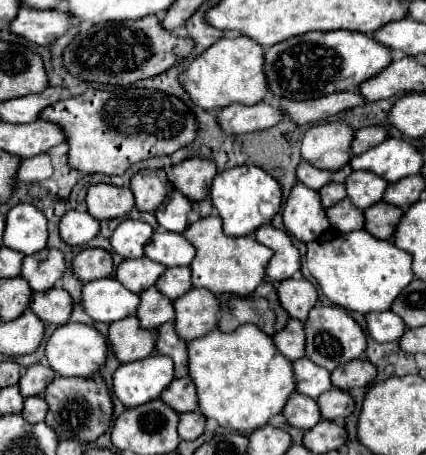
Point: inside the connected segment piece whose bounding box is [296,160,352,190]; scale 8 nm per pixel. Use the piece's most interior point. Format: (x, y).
(313, 177)

